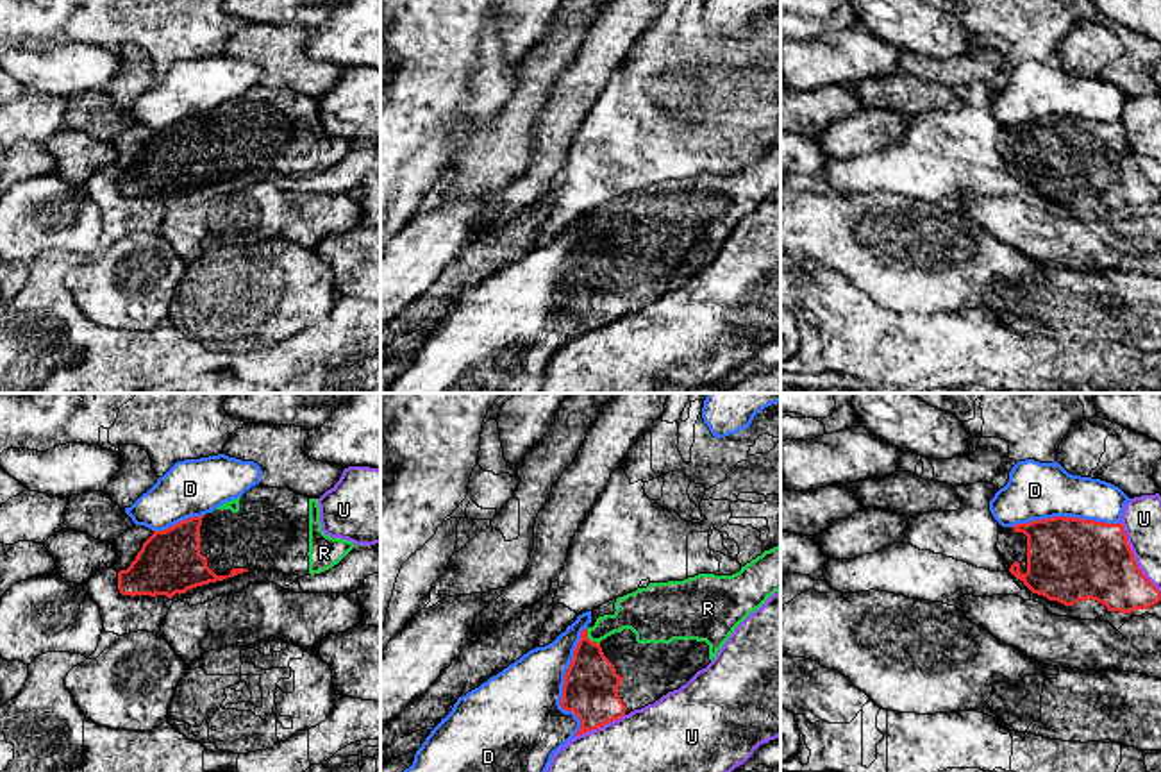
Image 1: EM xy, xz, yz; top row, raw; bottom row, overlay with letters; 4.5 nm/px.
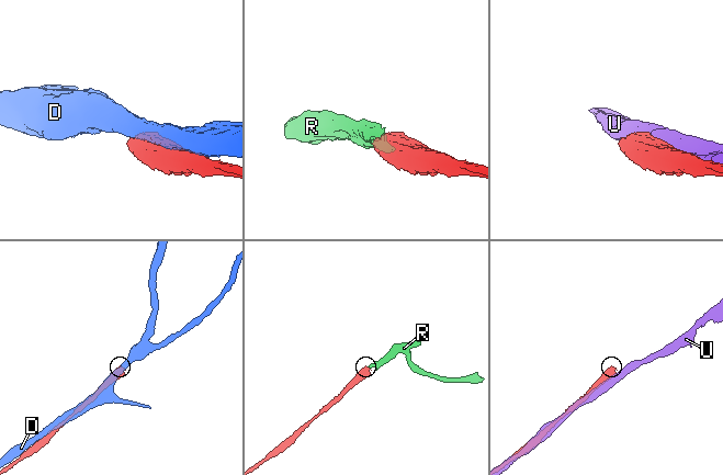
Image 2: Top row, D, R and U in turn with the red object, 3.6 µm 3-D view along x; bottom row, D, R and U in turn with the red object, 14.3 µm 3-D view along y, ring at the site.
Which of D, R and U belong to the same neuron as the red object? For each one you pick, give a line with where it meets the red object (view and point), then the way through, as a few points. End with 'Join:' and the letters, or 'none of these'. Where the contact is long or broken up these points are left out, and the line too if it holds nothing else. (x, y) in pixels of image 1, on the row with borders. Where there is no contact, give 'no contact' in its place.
R: contact xz (588, 638); way xz (590, 690), (588, 638), (636, 612)
Join: R

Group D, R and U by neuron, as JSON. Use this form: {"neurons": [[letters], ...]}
{"neurons": [["D"], ["R"], ["U"]]}

